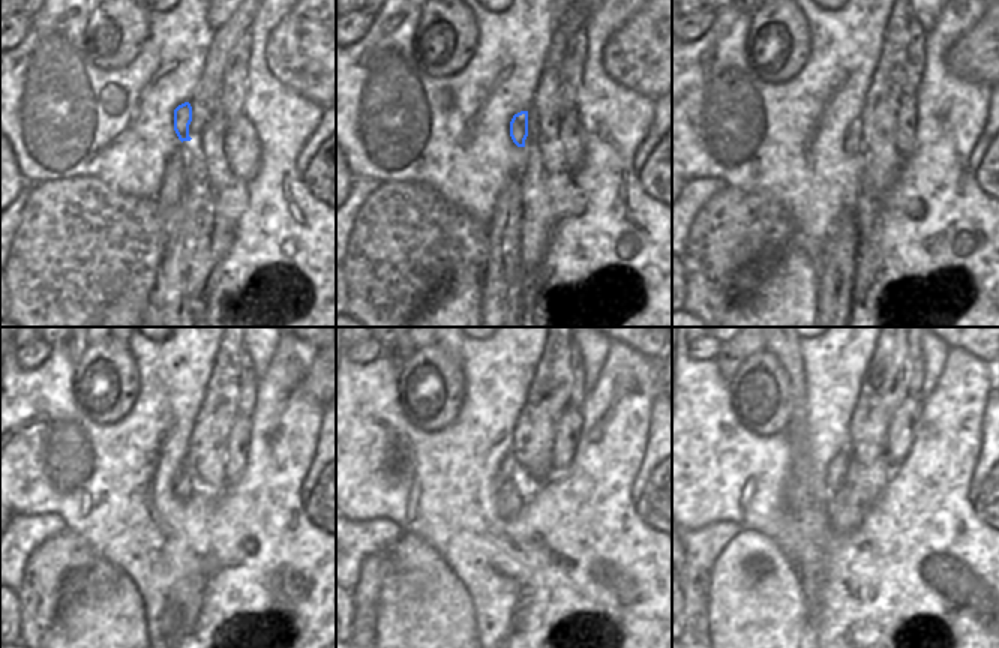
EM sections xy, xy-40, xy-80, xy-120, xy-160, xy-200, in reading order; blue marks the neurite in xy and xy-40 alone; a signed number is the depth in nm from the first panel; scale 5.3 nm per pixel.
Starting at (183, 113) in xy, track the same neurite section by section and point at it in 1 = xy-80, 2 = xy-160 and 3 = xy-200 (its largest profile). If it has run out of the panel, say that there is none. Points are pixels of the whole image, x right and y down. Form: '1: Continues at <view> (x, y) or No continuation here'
1: Continues at xy-80 (854, 144)
2: Continues at xy-160 (510, 503)
3: Continues at xy-200 (843, 518)

